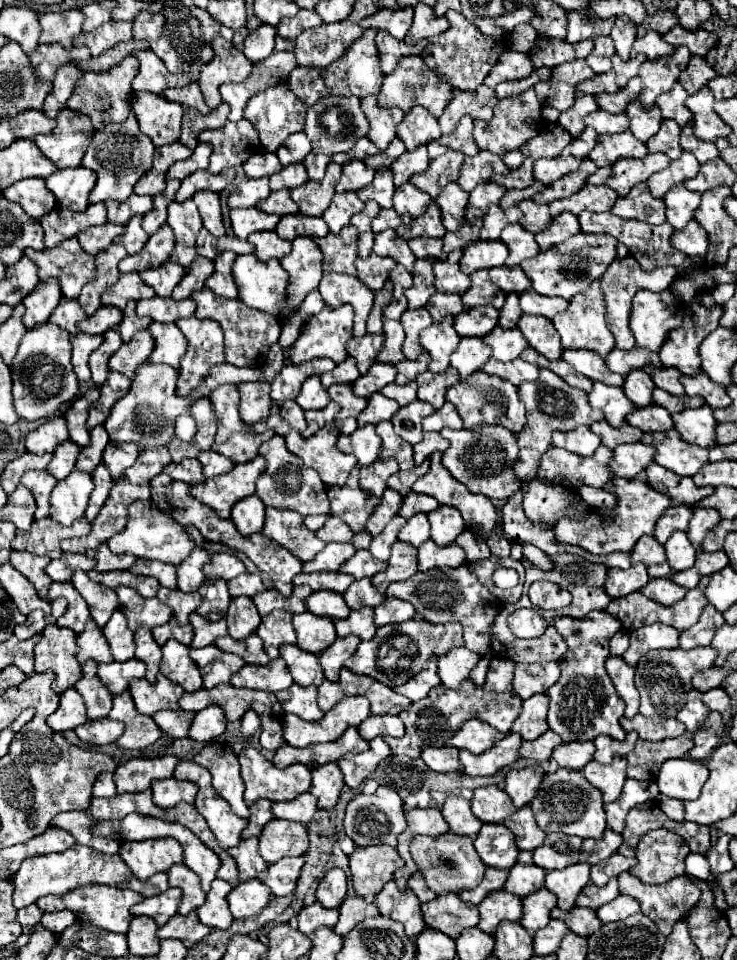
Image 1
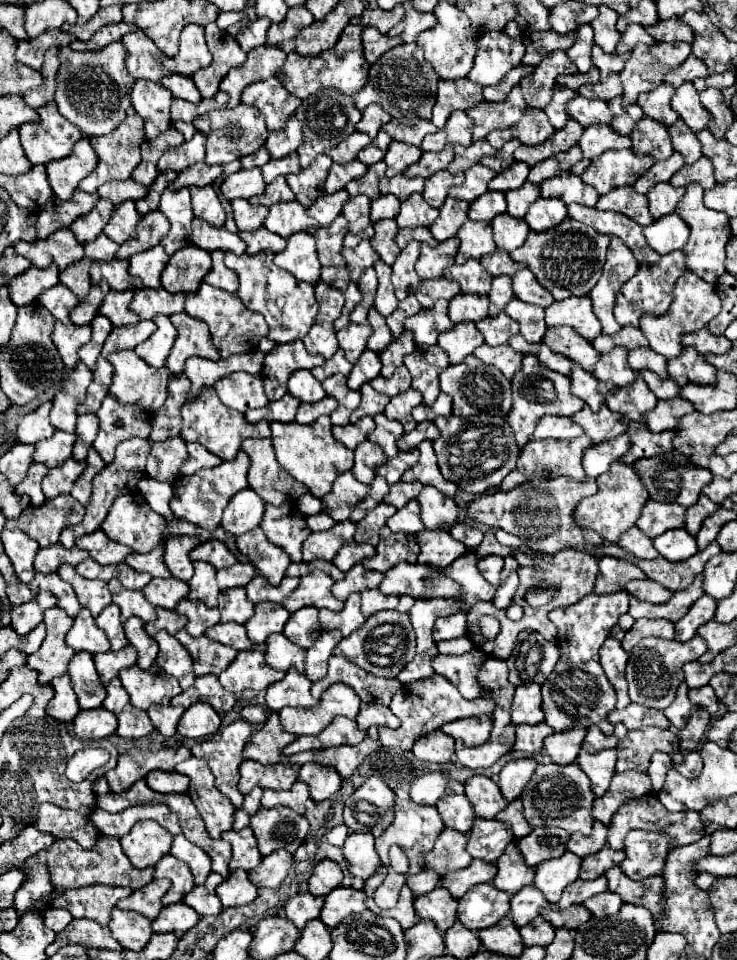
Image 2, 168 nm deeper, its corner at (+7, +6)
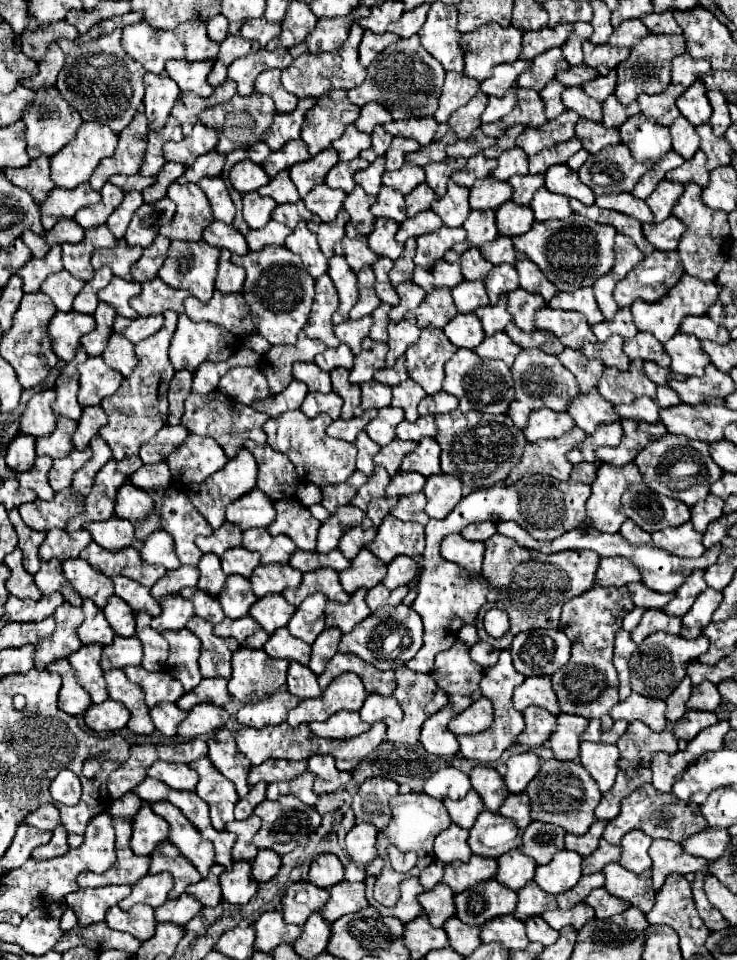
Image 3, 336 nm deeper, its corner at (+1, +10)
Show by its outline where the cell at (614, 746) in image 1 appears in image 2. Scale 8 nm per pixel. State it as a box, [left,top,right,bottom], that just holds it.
[583,723,627,753]

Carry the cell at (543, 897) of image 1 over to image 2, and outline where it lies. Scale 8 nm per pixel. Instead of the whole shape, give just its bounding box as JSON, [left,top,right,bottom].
[511,885,551,927]

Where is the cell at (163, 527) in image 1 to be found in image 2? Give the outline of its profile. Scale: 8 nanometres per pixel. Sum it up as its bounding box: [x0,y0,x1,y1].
[101,493,167,553]

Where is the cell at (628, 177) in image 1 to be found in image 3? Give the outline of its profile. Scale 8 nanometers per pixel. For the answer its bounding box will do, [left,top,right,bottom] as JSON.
[577,145,653,195]

